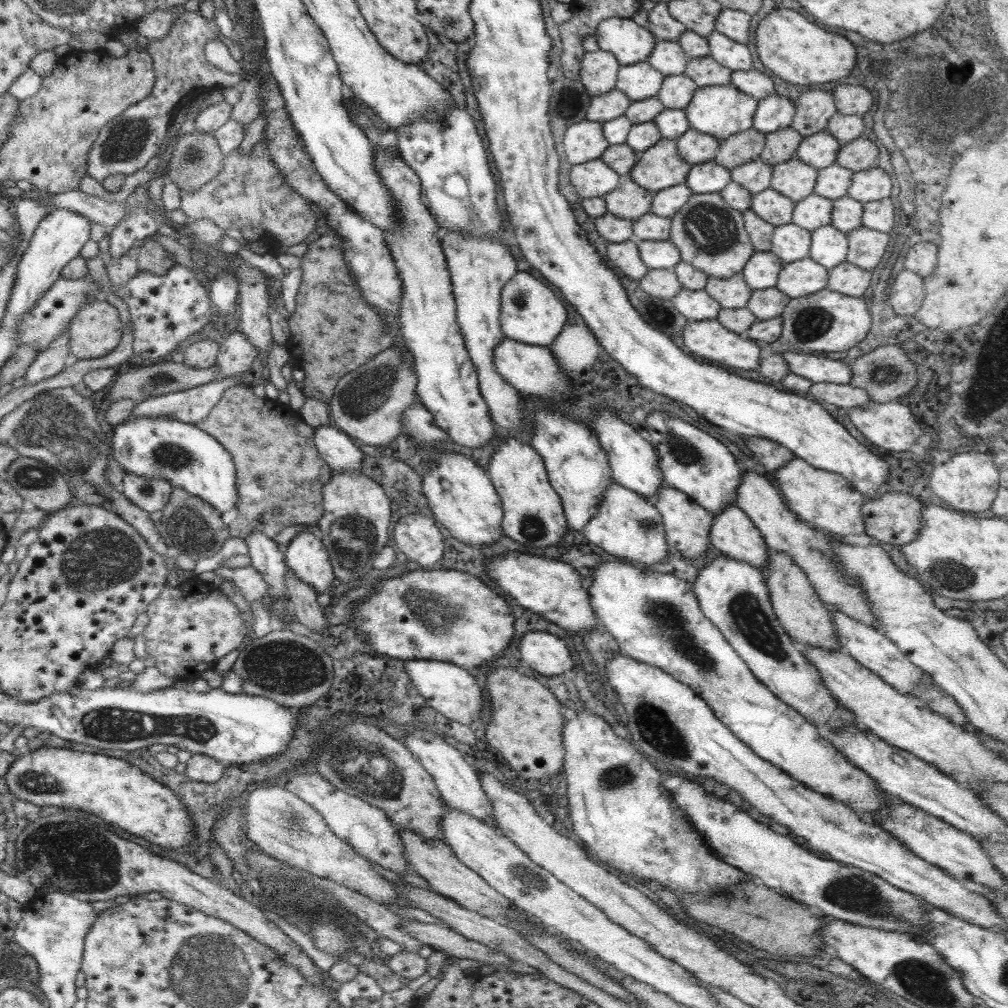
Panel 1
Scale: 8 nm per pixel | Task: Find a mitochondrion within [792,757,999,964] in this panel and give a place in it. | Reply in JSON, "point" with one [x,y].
{"point":[857,895]}

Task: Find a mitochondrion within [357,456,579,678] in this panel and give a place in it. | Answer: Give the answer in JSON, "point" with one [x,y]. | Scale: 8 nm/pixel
{"point":[439,614]}

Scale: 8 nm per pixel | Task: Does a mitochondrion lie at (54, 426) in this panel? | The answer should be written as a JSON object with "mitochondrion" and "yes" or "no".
{"mitochondrion":"yes"}

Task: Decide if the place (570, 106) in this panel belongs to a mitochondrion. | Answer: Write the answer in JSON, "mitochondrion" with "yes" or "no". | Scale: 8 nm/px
{"mitochondrion":"yes"}

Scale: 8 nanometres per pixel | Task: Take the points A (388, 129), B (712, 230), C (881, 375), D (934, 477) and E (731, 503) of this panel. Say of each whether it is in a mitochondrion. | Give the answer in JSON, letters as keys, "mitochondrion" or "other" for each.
{"A":"other","B":"mitochondrion","C":"mitochondrion","D":"other","E":"other"}

